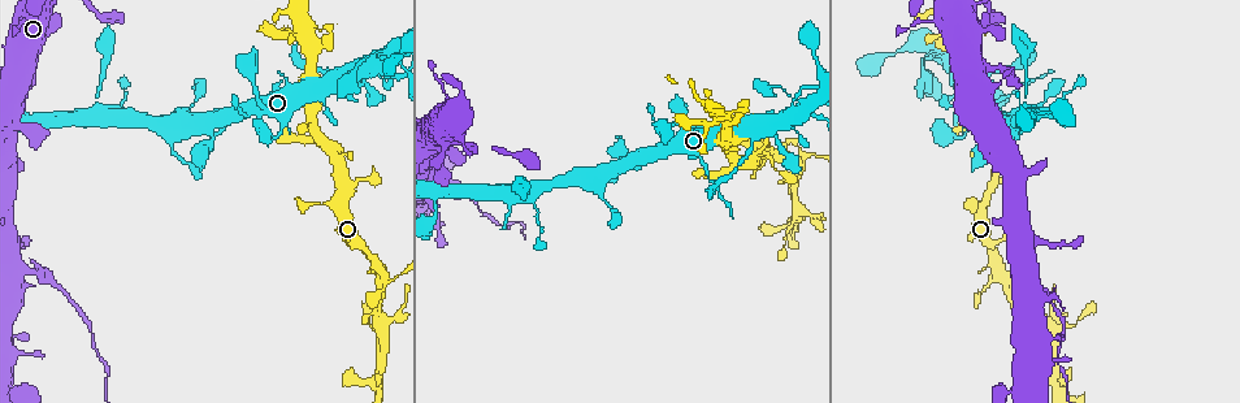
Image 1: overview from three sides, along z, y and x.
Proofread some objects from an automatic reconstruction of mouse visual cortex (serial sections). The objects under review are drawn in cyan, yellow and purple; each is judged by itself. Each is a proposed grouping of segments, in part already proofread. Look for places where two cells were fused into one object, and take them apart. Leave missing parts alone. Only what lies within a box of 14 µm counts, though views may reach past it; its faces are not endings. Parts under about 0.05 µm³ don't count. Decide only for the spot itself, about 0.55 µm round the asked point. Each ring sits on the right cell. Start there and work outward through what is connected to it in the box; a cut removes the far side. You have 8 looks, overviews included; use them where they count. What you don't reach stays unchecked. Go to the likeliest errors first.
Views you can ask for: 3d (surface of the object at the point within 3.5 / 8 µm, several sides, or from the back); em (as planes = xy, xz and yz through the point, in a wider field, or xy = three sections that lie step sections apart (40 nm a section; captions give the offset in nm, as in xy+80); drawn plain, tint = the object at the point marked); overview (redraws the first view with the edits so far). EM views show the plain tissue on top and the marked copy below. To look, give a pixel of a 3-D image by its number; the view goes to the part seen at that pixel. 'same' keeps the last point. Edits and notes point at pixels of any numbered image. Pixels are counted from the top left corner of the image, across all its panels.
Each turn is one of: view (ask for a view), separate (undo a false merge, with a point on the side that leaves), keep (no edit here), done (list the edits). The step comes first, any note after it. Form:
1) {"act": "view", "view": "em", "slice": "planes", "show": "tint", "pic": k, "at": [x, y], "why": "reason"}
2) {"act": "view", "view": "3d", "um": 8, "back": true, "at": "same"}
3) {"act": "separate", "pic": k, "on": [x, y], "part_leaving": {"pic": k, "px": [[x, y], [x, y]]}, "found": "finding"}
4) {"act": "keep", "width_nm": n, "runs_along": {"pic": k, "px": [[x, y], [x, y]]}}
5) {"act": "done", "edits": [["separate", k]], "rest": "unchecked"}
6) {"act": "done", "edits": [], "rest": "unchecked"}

{"act": "view", "view": "3d", "um": 3.5, "pic": 1, "at": [1025, 107], "why": "four arms meet"}

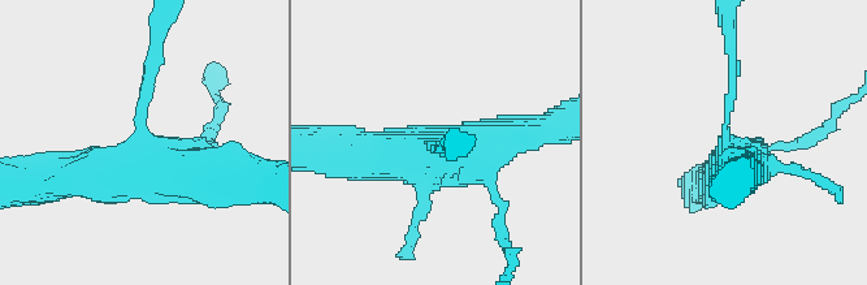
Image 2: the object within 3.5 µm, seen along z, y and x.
{"act": "view", "view": "em", "slice": "planes", "show": "tint", "pic": 2, "at": [436, 143], "why": "need the tissue"}

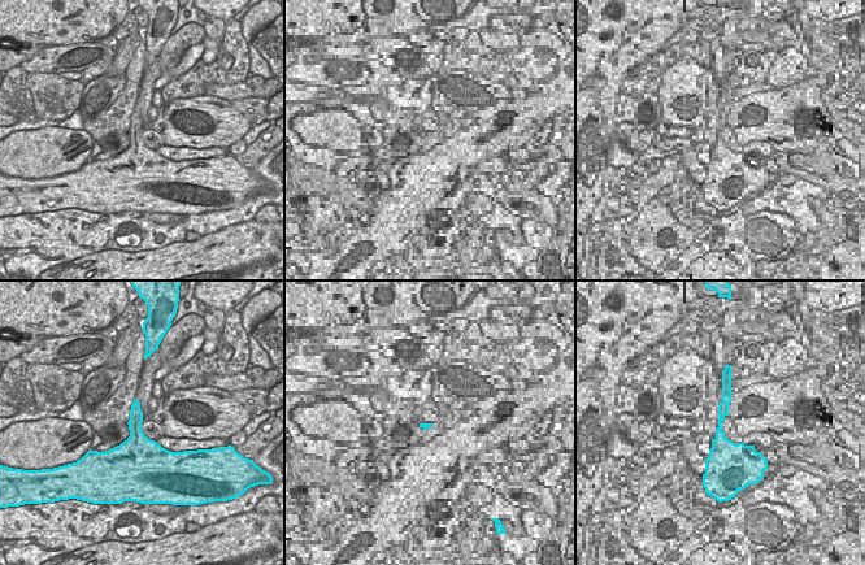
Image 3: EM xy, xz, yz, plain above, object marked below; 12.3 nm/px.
{"act": "keep", "runs_along": {"pic": 2, "px": [[525, 133], [417, 156], [352, 156]]}, "found": "continuous, no second cell"}

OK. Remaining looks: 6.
{"act": "view", "view": "3d", "um": 3.5, "pic": 1, "at": [53, 283], "why": "calibre changes"}

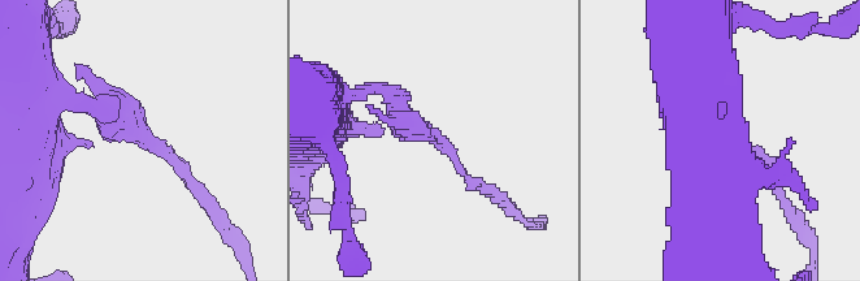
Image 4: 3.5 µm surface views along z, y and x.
{"act": "view", "view": "em", "slice": "xy", "step": 3, "show": "tint", "pic": 4, "at": [144, 139], "arm_widths_nm": [150, 300]}

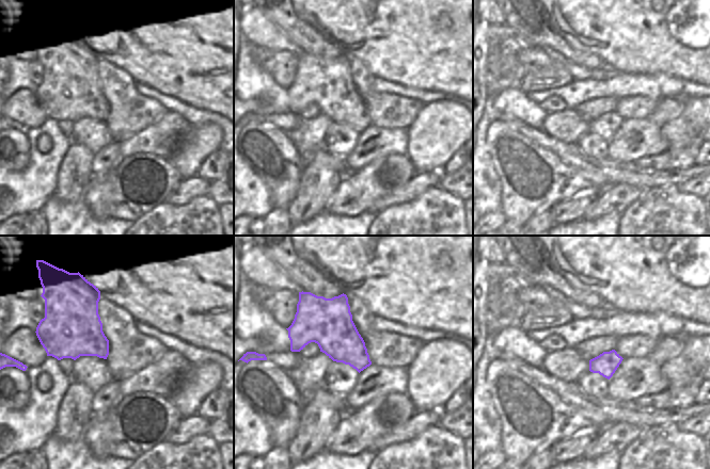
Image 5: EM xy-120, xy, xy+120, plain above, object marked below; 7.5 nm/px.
{"act": "view", "view": "em", "slice": "xy", "step": 5, "show": "tint", "at": "same"}

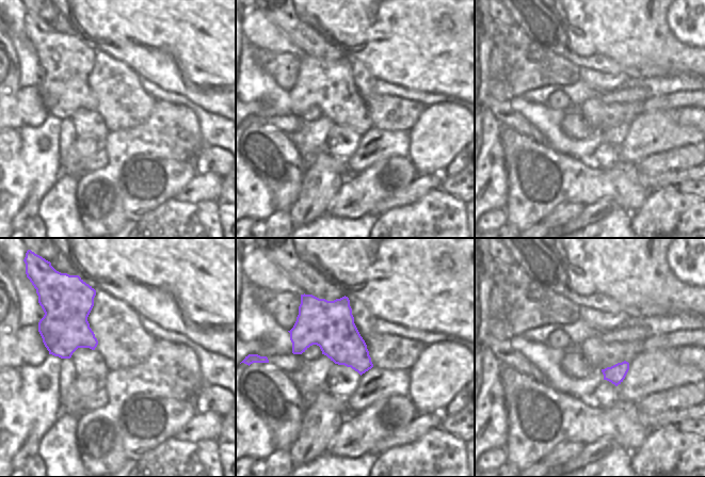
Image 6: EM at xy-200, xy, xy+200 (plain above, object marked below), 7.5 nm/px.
{"act": "separate", "pic": 4, "on": [168, 152], "width_nm": 320, "part_leaving": {"pic": 4, "px": [[400, 112], [477, 186]]}, "found": "a second cell is stuck on"}

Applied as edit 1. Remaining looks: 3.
{"act": "view", "view": "overview"}

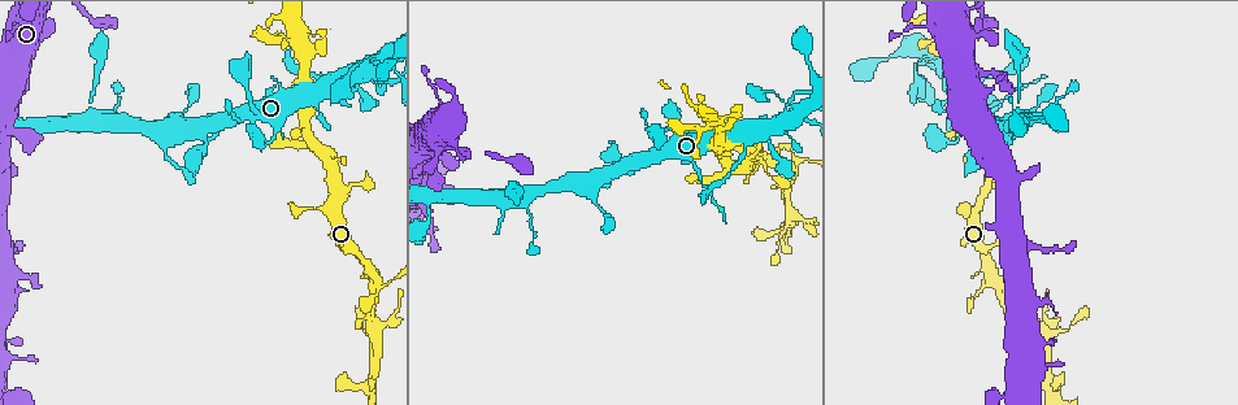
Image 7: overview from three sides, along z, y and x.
{"act": "view", "view": "3d", "um": 3.5, "pic": 7, "at": [374, 283], "why": "sharp bend"}

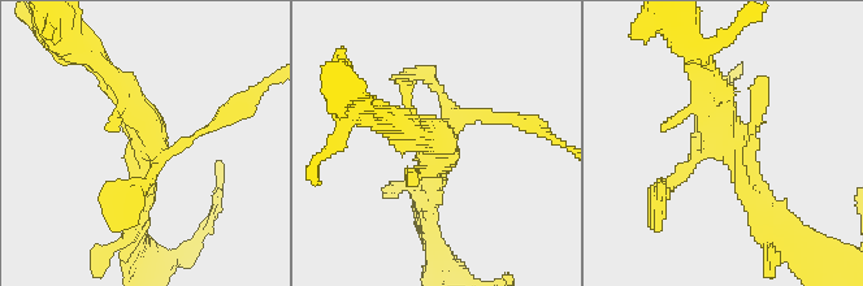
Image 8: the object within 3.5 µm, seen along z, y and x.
{"act": "view", "view": "em", "slice": "planes", "show": "tint", "pic": 8, "at": [725, 140], "why": "shape alone is not enough"}

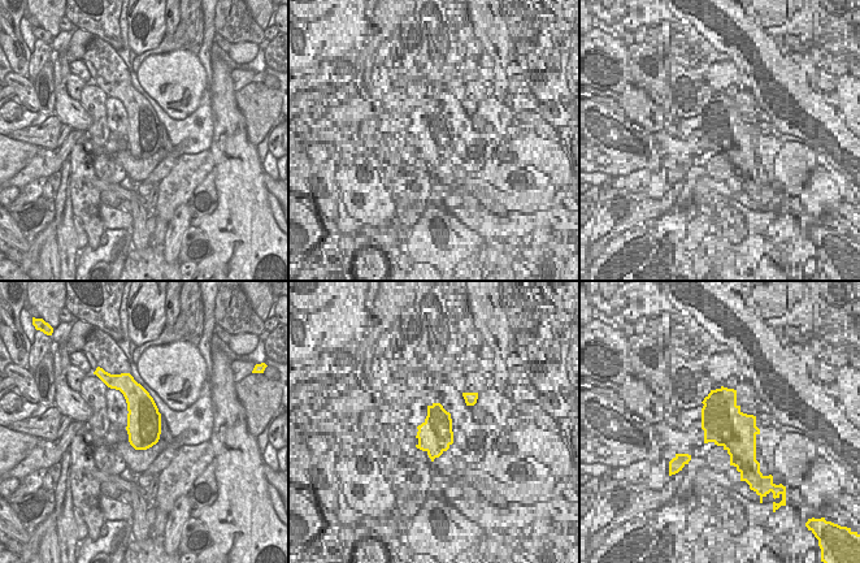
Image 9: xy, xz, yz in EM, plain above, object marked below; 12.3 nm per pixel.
{"act": "keep", "runs_along": {"pic": 8, "px": [[702, 70], [766, 215]]}, "found": "one cell here"}

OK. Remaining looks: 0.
{"act": "done", "edits": [["separate", 4]], "rest": "unchecked"}

